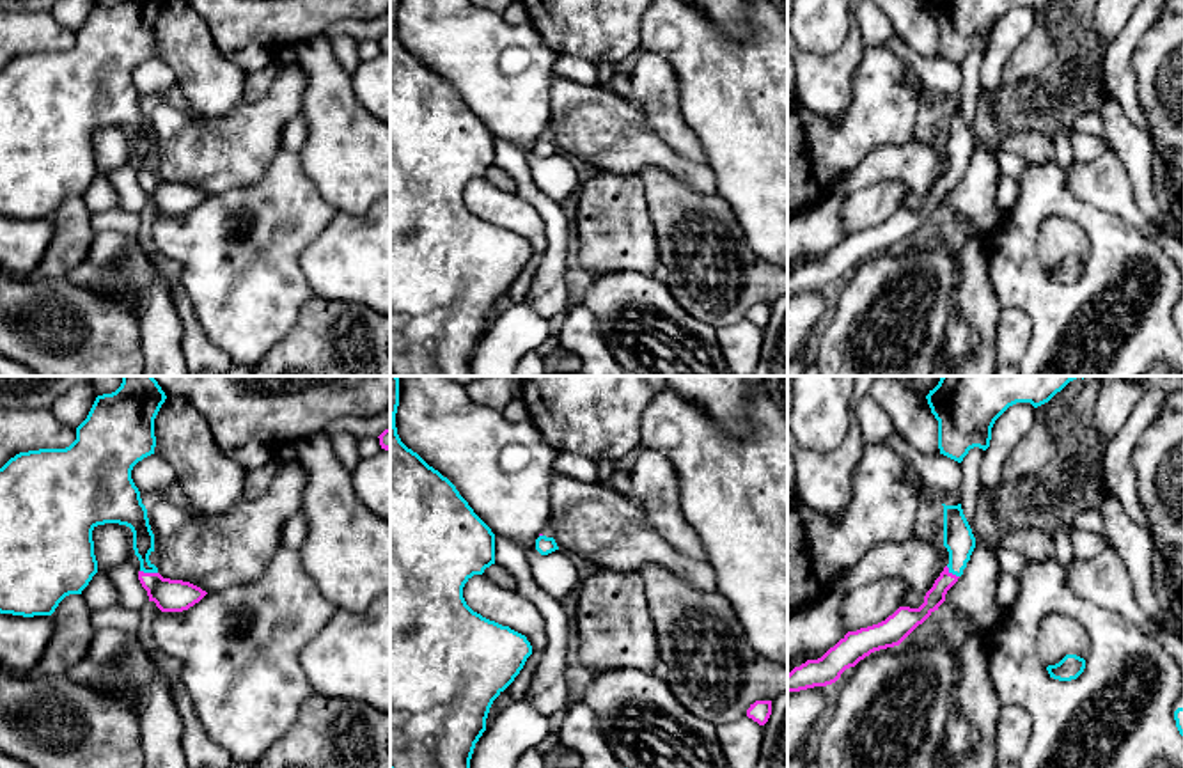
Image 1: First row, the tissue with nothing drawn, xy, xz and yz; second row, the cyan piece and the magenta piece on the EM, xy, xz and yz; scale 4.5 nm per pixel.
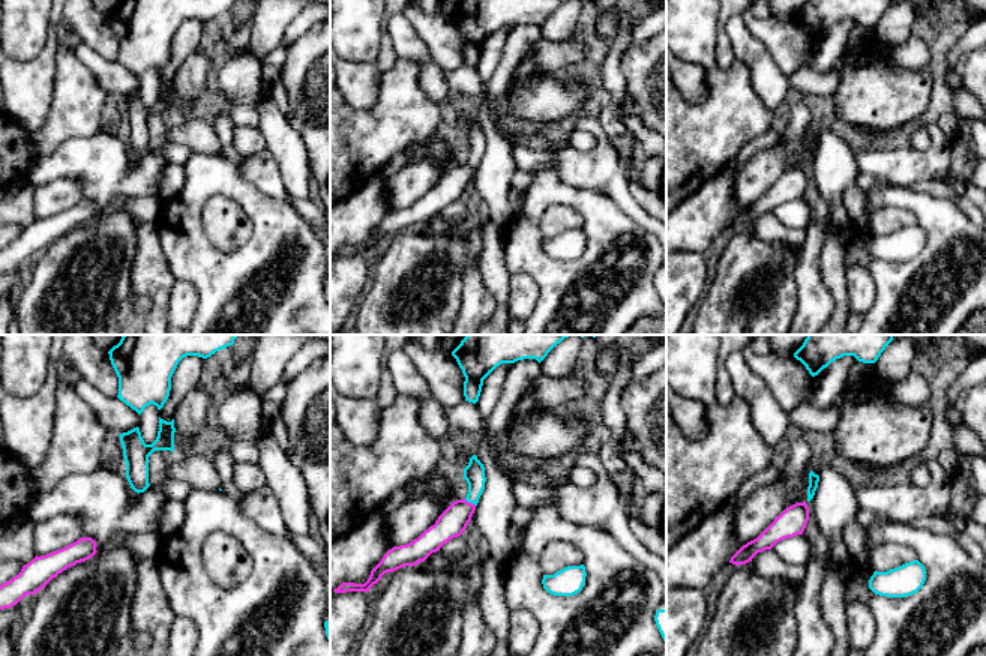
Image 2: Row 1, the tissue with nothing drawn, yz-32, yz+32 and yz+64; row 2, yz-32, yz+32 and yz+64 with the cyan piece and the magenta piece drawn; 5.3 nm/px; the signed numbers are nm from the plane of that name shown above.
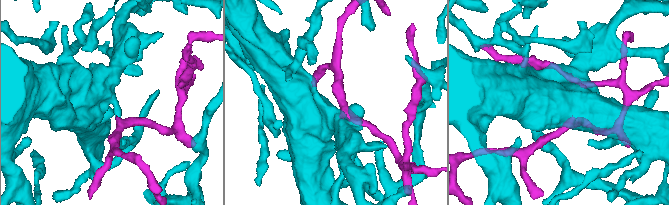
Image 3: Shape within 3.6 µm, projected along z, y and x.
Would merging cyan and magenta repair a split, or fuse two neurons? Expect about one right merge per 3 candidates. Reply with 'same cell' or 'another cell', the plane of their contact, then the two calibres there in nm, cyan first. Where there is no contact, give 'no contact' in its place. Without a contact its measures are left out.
same cell | xy | 100/140 nm

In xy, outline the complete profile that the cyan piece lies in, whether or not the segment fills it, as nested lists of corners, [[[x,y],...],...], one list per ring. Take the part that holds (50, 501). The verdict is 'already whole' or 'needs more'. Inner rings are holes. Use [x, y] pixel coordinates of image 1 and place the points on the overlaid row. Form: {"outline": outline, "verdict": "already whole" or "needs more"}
{"outline": [[[122,376],[115,392],[96,397],[69,447],[20,452],[0,468],[0,614],[51,615],[66,596],[82,594],[98,573],[92,530],[105,523],[131,529],[138,580],[161,612],[188,610],[208,594],[163,578],[149,560],[154,534],[131,470],[154,454],[154,419],[165,399],[153,376]]], "verdict": "needs more"}

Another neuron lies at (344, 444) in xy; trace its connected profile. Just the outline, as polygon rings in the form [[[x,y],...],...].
[[[346,431],[332,436],[332,447],[339,461],[351,472],[360,461],[356,443],[358,440]]]

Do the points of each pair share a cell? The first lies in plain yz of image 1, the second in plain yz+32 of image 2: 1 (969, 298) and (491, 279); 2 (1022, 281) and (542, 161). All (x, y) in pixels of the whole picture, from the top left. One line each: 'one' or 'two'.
1: one
2: two

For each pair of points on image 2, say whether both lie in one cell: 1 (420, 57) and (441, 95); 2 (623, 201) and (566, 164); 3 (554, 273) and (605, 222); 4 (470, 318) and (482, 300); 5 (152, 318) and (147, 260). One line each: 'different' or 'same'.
1: same
2: same
3: same
4: same
5: same

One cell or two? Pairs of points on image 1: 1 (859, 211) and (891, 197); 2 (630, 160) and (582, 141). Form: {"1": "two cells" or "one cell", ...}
{"1": "one cell", "2": "one cell"}

